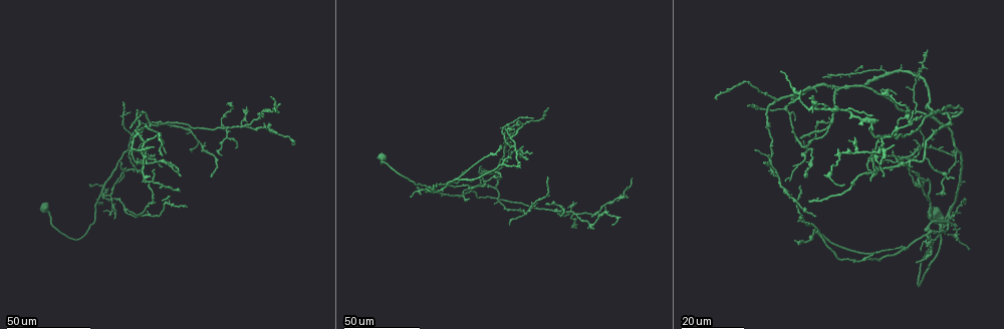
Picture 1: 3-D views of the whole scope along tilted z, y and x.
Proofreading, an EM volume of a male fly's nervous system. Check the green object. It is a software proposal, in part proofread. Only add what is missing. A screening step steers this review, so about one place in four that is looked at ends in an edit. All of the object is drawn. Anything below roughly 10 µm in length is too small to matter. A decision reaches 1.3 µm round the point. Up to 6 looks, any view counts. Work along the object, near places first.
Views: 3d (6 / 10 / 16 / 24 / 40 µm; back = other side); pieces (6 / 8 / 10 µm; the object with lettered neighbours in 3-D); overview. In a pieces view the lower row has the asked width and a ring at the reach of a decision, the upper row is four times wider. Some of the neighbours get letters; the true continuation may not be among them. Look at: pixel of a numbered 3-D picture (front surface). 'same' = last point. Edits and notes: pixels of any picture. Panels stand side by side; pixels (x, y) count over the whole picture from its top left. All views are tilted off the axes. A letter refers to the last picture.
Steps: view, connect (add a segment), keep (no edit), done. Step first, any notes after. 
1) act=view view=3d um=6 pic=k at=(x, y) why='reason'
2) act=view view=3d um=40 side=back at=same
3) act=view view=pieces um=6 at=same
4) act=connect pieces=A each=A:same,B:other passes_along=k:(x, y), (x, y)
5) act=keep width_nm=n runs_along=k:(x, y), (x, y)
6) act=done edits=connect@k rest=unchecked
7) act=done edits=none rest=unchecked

act=view view=3d um=24 pic=1 at=(936, 195) why='free end'

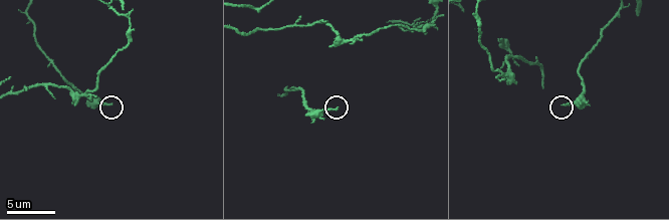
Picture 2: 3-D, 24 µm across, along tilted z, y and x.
act=view view=pieces um=8 pic=2 at=(336, 108) why='what lies round it'

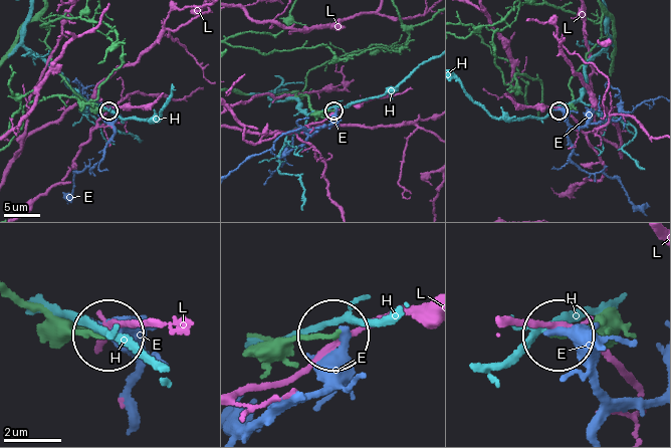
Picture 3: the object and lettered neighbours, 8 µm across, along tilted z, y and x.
act=keep each=E:other,H:other,L:other runs_along=3:(262, 332), (329, 339) found='no lettered segment goes on from it'

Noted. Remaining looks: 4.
act=view view=3d um=40 pic=1 at=(956, 111) why='an open end'

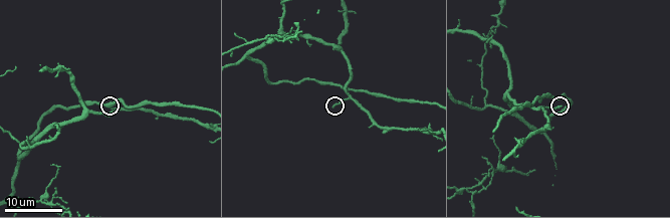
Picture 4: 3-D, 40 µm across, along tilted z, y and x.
act=view view=pieces um=6 pic=4 at=(561, 105) why='see the neighbours'

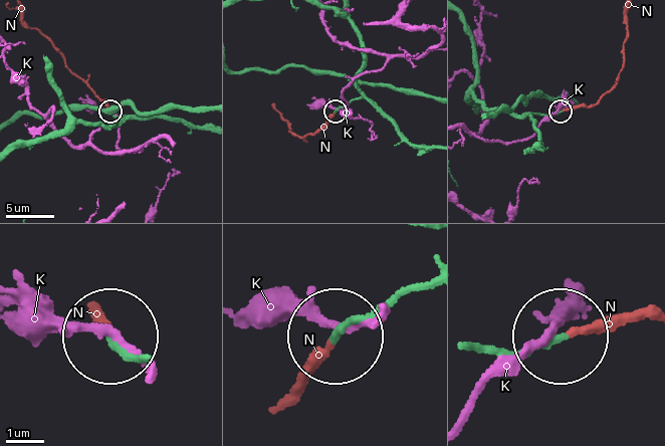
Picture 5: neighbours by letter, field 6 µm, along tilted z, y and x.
act=connect pieces=N each=K:other,N:same passes_along=5:(399, 288), (294, 381) found='it goes on there'

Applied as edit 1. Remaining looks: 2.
act=done edits=connect@5 rest=unchecked

